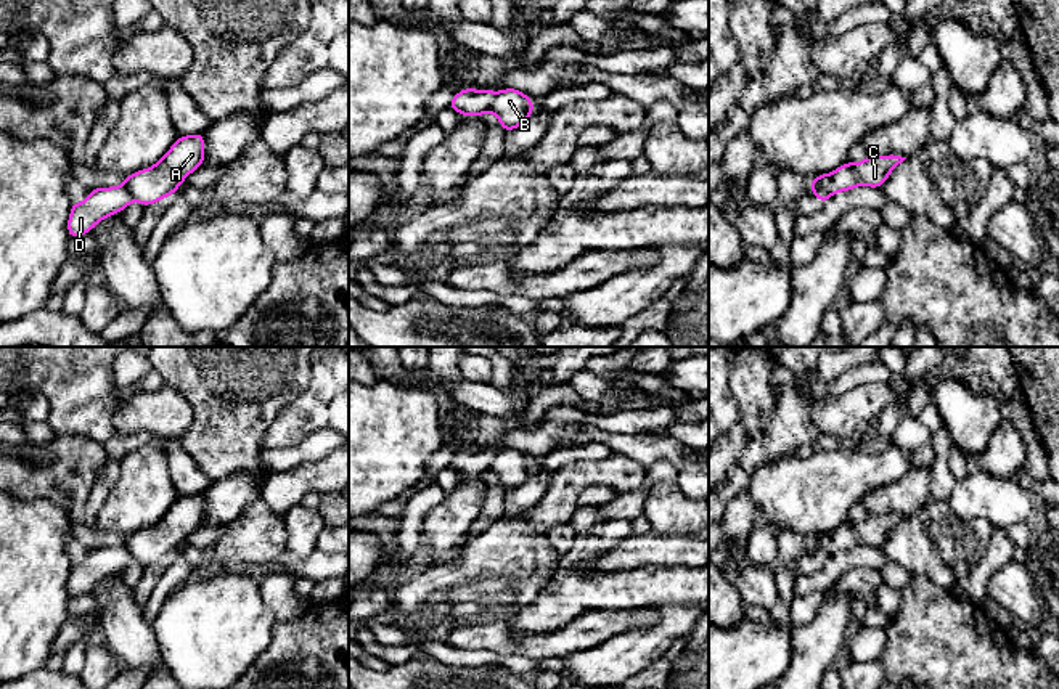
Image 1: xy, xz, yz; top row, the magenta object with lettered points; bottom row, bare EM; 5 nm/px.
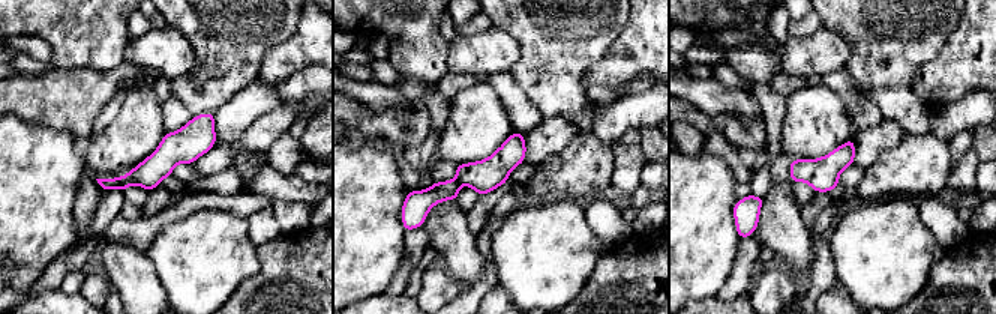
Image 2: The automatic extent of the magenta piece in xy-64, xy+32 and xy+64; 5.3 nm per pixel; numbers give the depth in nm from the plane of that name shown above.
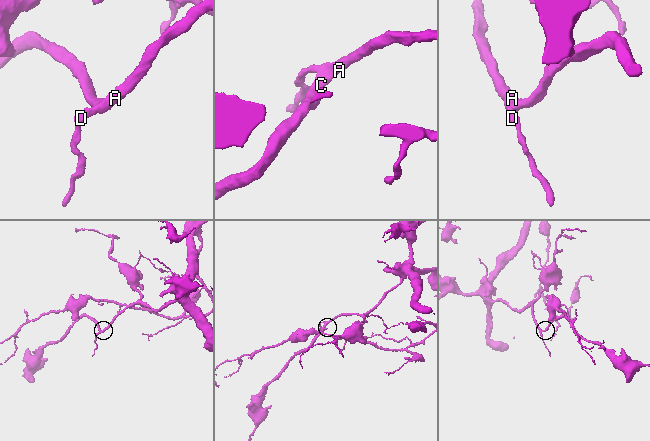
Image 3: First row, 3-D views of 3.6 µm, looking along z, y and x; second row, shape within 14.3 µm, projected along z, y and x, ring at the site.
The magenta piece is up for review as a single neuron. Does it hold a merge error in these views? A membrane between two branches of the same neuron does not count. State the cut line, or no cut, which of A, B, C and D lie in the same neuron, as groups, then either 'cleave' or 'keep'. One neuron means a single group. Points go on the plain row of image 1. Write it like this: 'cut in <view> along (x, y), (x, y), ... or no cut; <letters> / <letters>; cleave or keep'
cut in xz along (494, 453), (492, 463), (486, 469); A B C / D; cleave

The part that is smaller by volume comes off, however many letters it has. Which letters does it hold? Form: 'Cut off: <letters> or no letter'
Cut off: D

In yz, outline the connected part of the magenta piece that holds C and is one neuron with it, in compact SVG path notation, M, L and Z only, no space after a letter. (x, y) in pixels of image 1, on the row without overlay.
M869 514L860 522L845 522L834 532L818 535L810 540L810 549L820 551L826 557L839 551L850 551L857 546L881 548L889 538L890 532L900 525L906 517L889 514Z

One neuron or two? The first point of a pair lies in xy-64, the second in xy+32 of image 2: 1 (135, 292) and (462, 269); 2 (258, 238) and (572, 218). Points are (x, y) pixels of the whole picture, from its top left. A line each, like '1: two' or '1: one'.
1: one
2: two

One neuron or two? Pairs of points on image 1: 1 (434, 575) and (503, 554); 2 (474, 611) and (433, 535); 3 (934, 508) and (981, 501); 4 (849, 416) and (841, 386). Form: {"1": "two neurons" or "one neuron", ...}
{"1": "one neuron", "2": "two neurons", "3": "two neurons", "4": "two neurons"}

